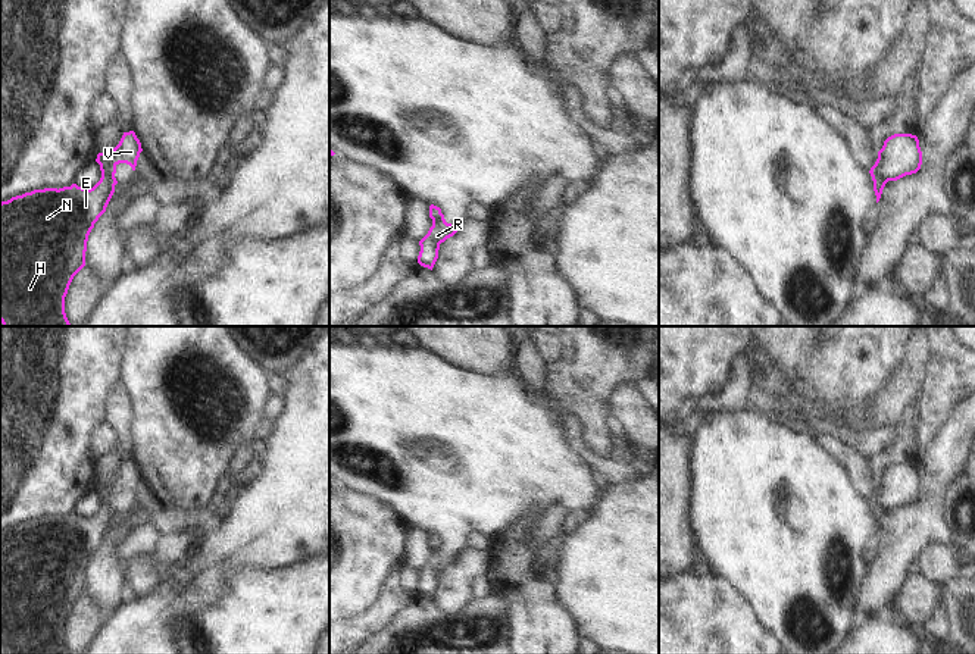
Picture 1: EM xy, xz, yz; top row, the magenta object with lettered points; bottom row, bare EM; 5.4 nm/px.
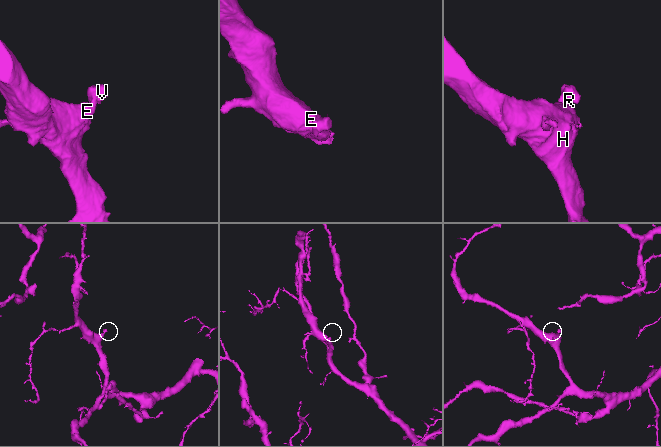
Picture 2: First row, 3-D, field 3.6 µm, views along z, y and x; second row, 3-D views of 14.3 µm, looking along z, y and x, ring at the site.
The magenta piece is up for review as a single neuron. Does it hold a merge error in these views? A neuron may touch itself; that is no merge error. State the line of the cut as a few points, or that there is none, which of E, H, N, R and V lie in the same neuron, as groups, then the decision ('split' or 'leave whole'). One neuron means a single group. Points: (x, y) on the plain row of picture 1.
cut in xy along (100, 496), (106, 497), (115, 513); E H N / R V; split

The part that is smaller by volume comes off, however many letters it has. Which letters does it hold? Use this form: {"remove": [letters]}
{"remove": ["R", "V"]}

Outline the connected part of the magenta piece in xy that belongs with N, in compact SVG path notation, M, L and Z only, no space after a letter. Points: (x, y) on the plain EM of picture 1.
M100 497L101 507L90 519L72 513L63 517L44 517L12 526L0 532L0 651L3 654L71 654L65 642L65 626L74 606L85 595L87 570L94 553L106 541L106 536L115 522L115 510L107 503L107 497Z

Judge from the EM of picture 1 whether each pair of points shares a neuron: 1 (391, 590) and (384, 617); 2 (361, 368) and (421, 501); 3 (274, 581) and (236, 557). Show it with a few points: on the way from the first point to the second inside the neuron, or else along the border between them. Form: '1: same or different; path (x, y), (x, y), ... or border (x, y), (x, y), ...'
1: same; path (391, 597), (384, 610)
2: same; path (361, 401), (361, 422), (403, 468)
3: different; border (284, 568), (227, 568), (224, 588)

